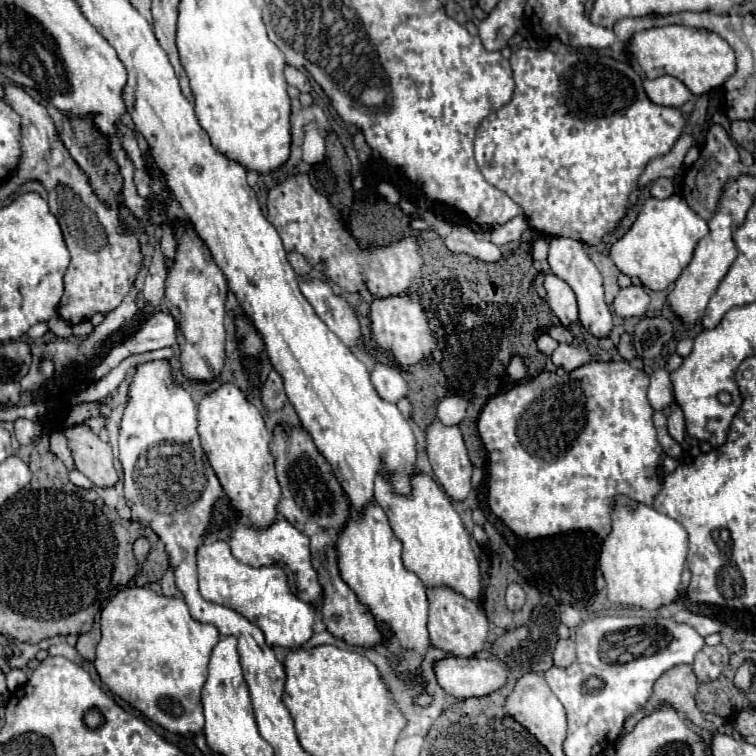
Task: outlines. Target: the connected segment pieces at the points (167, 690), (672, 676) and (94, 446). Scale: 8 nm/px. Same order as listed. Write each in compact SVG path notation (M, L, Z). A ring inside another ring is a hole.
M127 587L119 591L101 611L101 641L97 645L95 669L111 693L139 709L147 719L167 731L187 735L203 731L201 689L207 681L207 665L213 647L219 641L219 631L213 625L203 625L191 619L183 599L163 597L147 587Z
M677 665L677 667L669 669L667 673L663 673L663 677L659 677L659 681L653 687L653 695L647 701L641 715L645 715L647 711L651 713L655 709L655 705L667 701L681 715L691 719L697 727L715 733L727 721L713 713L701 713L695 705L695 693L697 693L697 679L695 679L691 665Z
M75 425L65 429L75 469L81 471L95 487L115 487L117 471L113 467L111 445L101 441L89 427Z

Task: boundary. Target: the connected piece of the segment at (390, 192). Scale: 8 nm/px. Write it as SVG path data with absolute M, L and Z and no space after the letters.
M382 182L377 189L379 189L379 193L381 193L389 203L399 203L399 201L401 201L401 193L399 193L391 183Z

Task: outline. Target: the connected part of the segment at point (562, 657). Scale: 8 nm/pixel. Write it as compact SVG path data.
M559 639L553 651L553 663L557 667L569 667L575 661L575 641L573 639Z

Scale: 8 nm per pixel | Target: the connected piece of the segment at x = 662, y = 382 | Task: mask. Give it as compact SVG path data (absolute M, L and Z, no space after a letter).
M657 369L651 375L649 405L653 407L653 411L663 411L671 401L673 401L673 389L669 381L669 373L665 369Z

